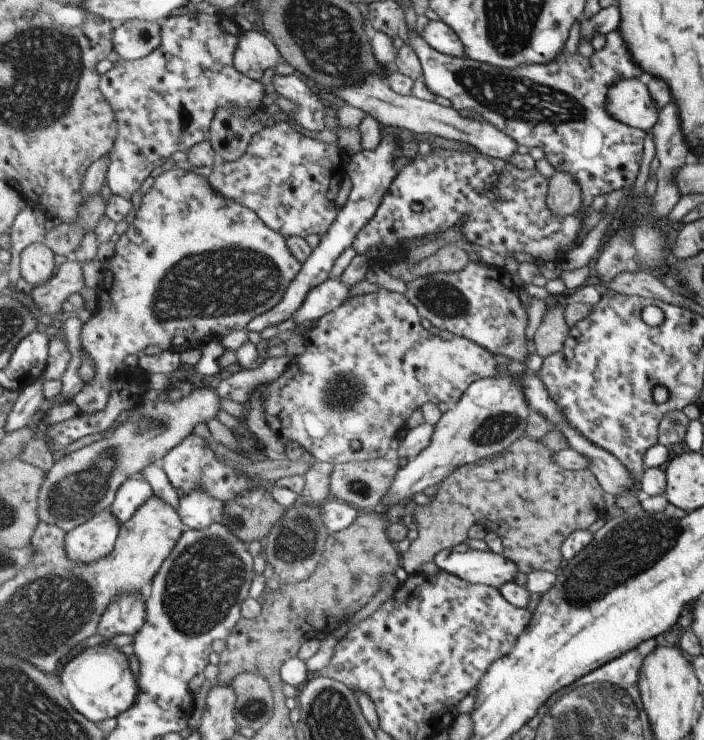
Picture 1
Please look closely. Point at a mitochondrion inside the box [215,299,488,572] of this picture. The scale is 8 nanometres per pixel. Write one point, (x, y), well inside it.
(295, 544)

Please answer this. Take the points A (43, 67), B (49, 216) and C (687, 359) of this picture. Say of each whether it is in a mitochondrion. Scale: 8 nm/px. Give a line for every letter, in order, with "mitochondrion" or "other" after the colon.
A: mitochondrion
B: other
C: other

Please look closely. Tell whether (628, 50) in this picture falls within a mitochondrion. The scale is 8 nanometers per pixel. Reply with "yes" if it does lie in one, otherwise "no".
no

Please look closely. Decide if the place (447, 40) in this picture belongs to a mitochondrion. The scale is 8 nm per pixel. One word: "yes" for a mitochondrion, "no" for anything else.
no

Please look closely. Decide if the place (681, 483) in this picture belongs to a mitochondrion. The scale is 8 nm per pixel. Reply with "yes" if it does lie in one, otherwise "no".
no

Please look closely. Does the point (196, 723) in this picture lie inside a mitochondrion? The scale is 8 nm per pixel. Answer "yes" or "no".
no

